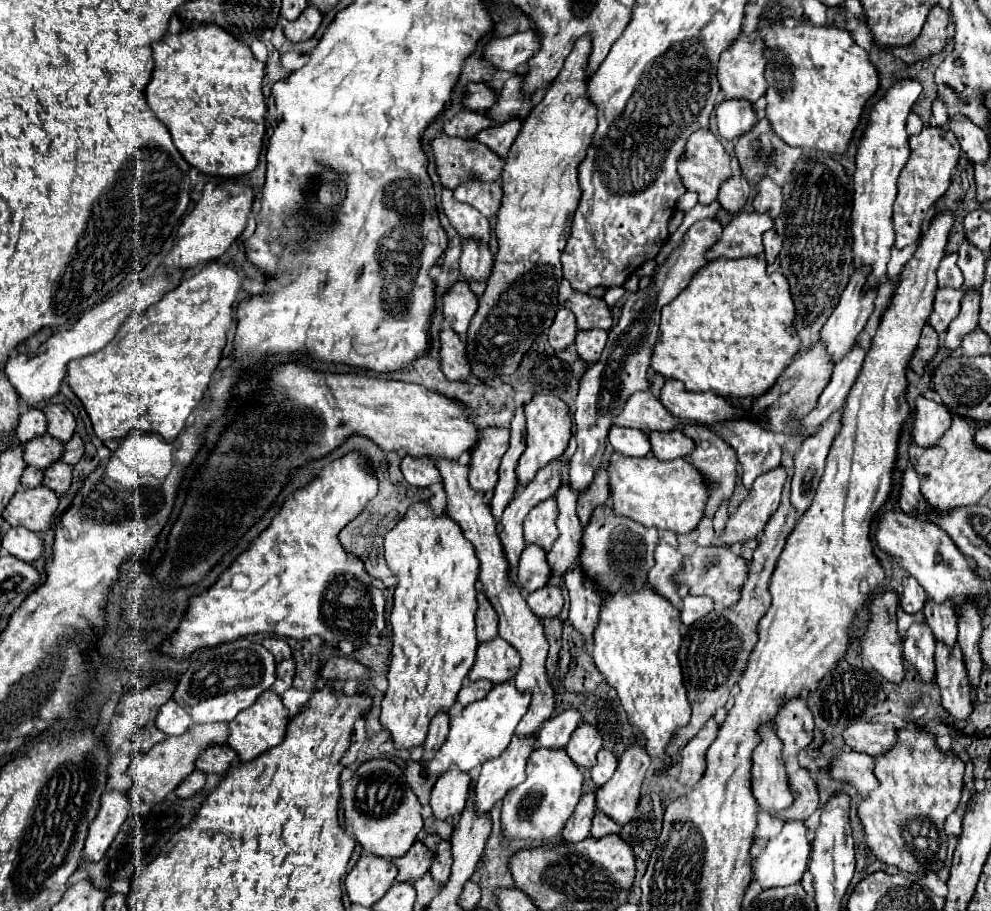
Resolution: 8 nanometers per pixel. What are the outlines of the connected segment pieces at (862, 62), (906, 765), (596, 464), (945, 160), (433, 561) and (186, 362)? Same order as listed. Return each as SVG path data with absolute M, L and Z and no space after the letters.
M808 21L796 25L794 29L768 27L762 31L762 35L764 43L768 45L766 117L772 123L776 135L792 147L810 147L826 151L830 155L844 155L850 147L856 127L860 125L860 117L866 103L878 91L880 85L878 69L872 65L868 53L856 45L848 31L842 31L838 27L814 27Z
M900 729L896 747L876 757L874 773L880 779L880 787L858 805L870 853L904 873L940 873L948 853L944 821L960 803L964 763L954 753L942 753L934 743L934 735L914 735L908 729Z
M716 219L698 221L686 231L682 245L668 257L664 265L656 267L652 283L646 289L628 295L628 301L622 307L622 317L618 325L610 329L610 337L600 359L592 363L584 373L584 377L580 379L580 391L576 397L576 413L574 413L578 449L570 461L570 483L568 483L572 491L584 493L594 481L596 471L602 467L608 429L612 427L612 419L620 413L620 407L624 407L624 403L636 391L650 389L646 373L650 369L652 347L656 345L656 337L658 337L660 311L688 285L692 275L702 265L706 265L704 253L716 243L720 231L722 225Z
M924 125L920 135L910 137L910 157L898 179L898 197L894 201L894 231L896 231L896 249L912 245L920 239L924 219L944 191L950 185L952 173L960 159L960 145L956 135L948 127L930 127Z
M418 501L406 511L404 519L400 519L400 523L386 535L384 547L386 563L398 577L398 587L394 593L394 607L390 615L392 657L380 721L390 731L394 745L398 749L404 749L424 743L430 719L440 709L450 709L454 705L462 681L474 665L478 647L474 631L474 613L478 607L474 585L478 581L480 563L476 559L476 551L462 535L458 523L448 515L436 515L428 501Z
M212 261L200 267L192 279L184 279L178 287L168 291L160 303L148 307L140 315L128 317L104 349L68 363L68 383L84 403L98 439L122 439L132 431L152 431L166 441L178 437L192 409L204 399L212 373L222 359L228 331L234 323L232 311L242 291L244 275L232 265Z

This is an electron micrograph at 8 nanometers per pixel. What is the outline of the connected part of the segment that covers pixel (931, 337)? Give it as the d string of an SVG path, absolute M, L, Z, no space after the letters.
M926 325L926 327L922 329L922 337L920 337L920 343L918 343L918 347L916 347L916 353L914 353L912 361L910 361L910 367L912 367L912 371L914 371L918 377L922 377L926 365L934 359L936 351L938 351L938 341L940 341L940 339L938 339L938 333L936 333L930 325Z

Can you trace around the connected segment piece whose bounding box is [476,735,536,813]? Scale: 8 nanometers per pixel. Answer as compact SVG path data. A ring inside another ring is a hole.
M514 735L512 743L498 759L488 759L480 767L476 783L476 809L478 813L488 813L496 801L500 801L508 789L520 785L526 779L524 767L534 751L536 735L520 737Z

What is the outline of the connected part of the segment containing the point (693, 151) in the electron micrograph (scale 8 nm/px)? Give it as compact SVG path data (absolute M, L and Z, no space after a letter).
M706 129L696 131L686 145L686 153L678 163L678 173L686 185L688 191L698 193L698 201L702 205L710 205L712 201L716 201L720 185L724 183L724 179L728 179L728 175L732 175L732 167L730 167L730 155L726 153L726 149L722 147L722 143Z

